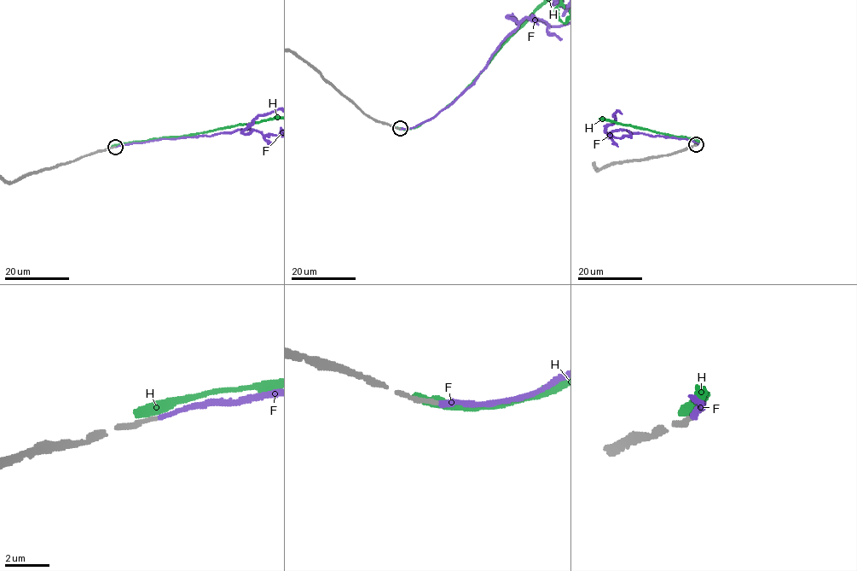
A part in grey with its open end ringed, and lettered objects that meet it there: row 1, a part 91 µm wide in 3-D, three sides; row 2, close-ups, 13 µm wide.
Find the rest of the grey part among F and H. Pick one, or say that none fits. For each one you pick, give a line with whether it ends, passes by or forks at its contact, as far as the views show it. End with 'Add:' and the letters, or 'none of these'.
F: it ends there
Add: F

